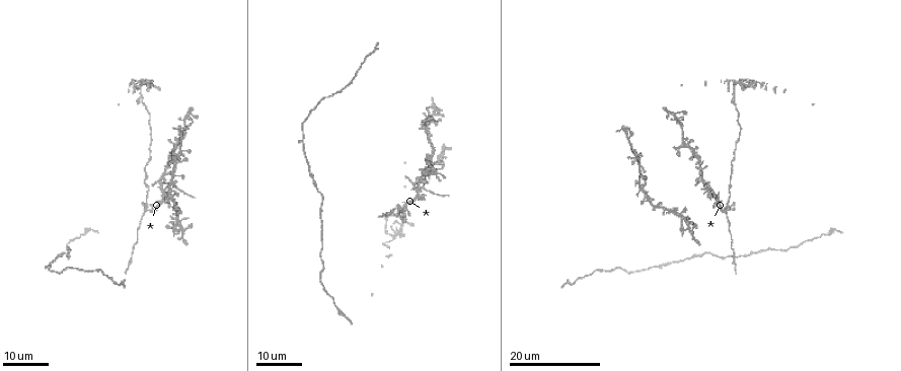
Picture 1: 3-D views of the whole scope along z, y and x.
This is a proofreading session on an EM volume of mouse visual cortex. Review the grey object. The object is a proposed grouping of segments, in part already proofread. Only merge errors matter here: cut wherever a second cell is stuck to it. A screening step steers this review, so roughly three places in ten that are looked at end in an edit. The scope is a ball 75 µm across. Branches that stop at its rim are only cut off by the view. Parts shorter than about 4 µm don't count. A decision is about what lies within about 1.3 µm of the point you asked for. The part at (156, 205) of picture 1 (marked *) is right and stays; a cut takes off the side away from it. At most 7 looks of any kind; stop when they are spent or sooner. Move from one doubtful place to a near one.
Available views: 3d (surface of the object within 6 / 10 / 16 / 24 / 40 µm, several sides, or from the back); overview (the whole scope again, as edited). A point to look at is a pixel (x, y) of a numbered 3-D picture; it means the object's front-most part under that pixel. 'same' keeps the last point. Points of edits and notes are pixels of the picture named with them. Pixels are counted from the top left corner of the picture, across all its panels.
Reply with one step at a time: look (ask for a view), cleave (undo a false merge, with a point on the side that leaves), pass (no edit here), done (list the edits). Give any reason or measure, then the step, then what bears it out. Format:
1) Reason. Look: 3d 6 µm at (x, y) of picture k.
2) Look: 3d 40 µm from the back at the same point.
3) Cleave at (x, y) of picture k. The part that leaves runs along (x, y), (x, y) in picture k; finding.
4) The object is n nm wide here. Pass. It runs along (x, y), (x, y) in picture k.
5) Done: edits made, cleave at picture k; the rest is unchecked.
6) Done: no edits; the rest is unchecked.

Look: 3d 16 µm at (146, 207) of picture 1.

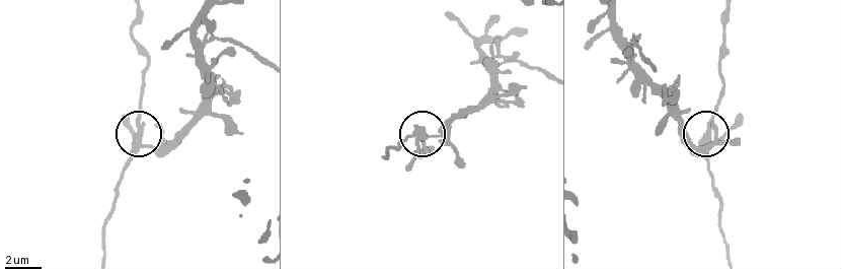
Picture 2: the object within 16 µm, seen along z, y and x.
Closer look. Look: 3d 10 µm at (422, 132) of picture 2.

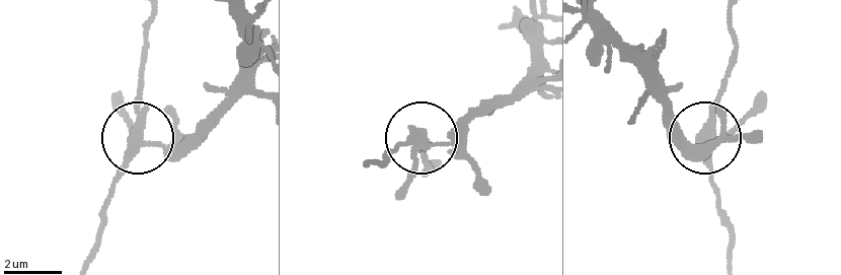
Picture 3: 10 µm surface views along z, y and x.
Cleave at (414, 169) of picture 3. The part that leaves runs along (159, 143), (140, 129), (140, 63), (154, 12) in picture 3; two cells meet here.

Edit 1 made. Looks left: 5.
Redraw. Look: overview.

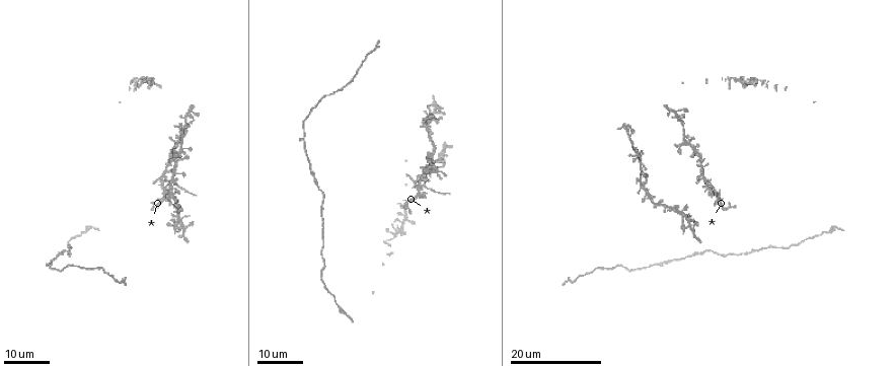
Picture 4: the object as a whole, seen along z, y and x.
Three-way junction. Look: 3d 16 µm at (163, 183) of picture 4.

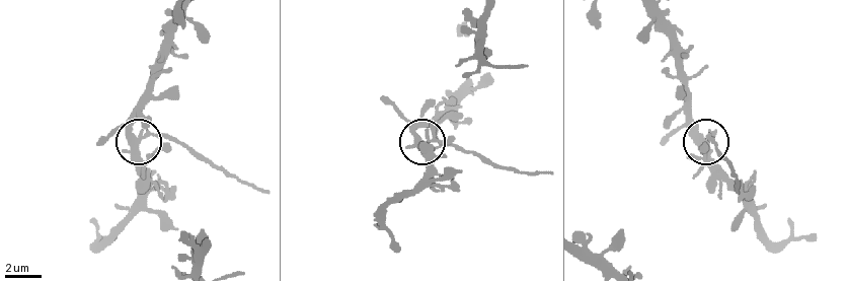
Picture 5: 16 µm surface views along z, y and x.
Look: 3d 10 µm at (140, 137) of picture 5.

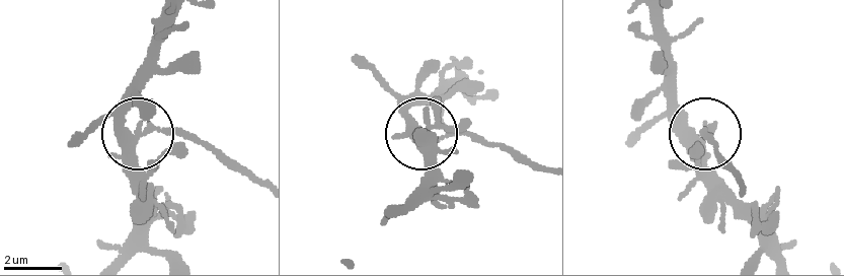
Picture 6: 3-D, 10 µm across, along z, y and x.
The object is 260 nm wide here. Cleave at (180, 128) of picture 6. A second cell is stuck on.

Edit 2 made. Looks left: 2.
Looks like a crossing. Look: 3d 24 µm at (180, 225) of picture 4.

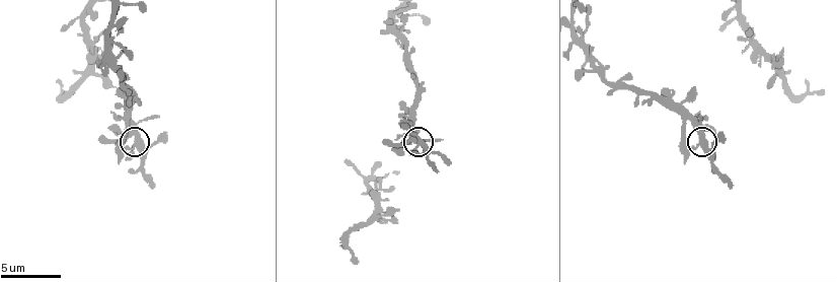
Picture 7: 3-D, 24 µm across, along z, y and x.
Look: 3d 10 µm at (138, 146) of picture 7.

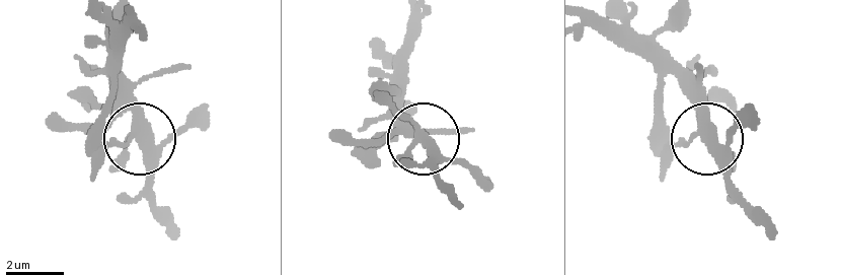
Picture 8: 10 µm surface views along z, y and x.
The object is 340 nm wide here. Pass. One cell here.

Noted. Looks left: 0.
Done: edits made, cleave at picture 3, cleave at picture 6; the rest is unchecked.

